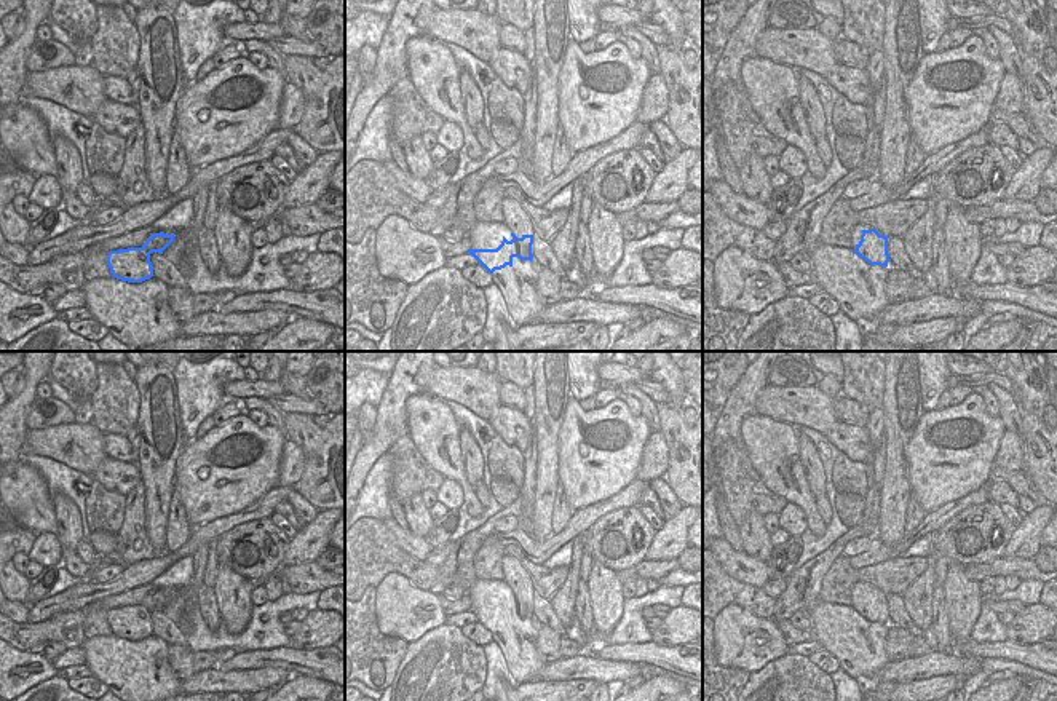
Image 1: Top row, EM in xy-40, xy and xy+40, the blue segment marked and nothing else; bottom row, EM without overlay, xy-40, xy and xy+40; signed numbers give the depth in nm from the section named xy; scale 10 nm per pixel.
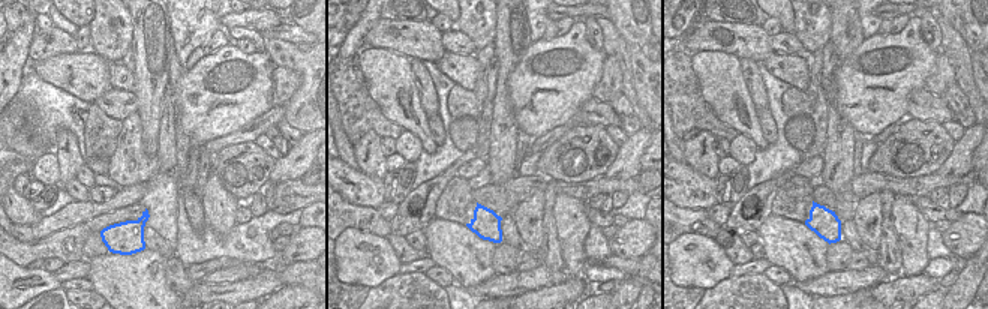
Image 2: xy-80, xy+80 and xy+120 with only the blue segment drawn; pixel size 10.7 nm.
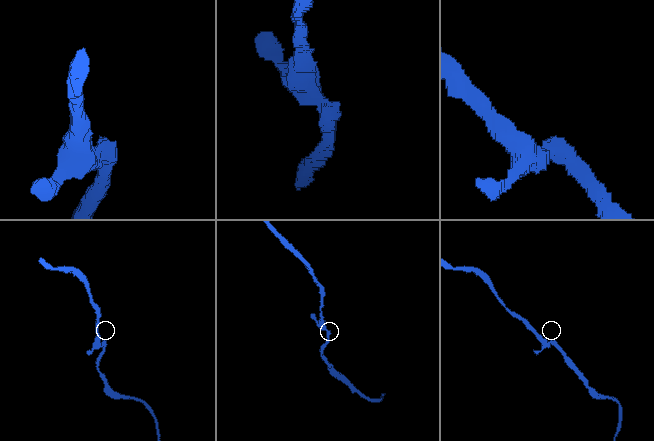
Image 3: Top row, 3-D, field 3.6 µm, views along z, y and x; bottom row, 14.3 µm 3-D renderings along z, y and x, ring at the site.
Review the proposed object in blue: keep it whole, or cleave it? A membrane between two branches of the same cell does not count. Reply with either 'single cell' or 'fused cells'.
single cell

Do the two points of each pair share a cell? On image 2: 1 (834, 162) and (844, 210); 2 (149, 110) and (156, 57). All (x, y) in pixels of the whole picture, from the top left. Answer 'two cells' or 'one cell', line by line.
1: one cell
2: one cell

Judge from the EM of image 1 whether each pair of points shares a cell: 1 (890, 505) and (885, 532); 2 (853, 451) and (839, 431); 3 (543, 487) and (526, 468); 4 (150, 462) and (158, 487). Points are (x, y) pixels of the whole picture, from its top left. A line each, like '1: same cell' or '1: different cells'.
1: same cell
2: same cell
3: different cells
4: same cell

